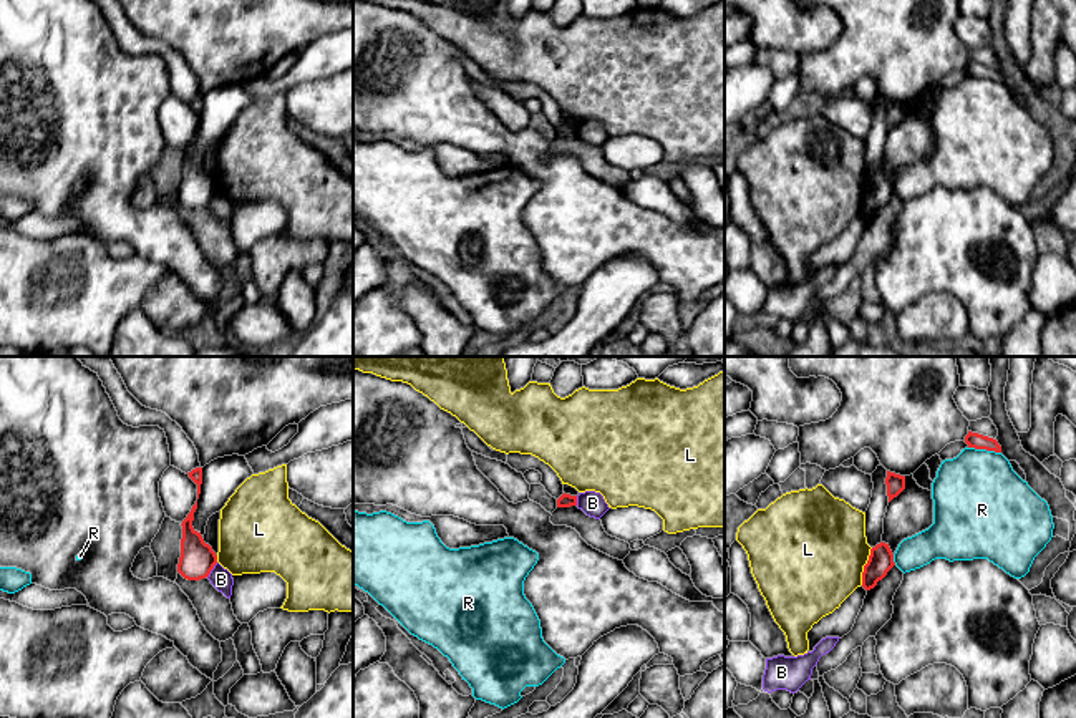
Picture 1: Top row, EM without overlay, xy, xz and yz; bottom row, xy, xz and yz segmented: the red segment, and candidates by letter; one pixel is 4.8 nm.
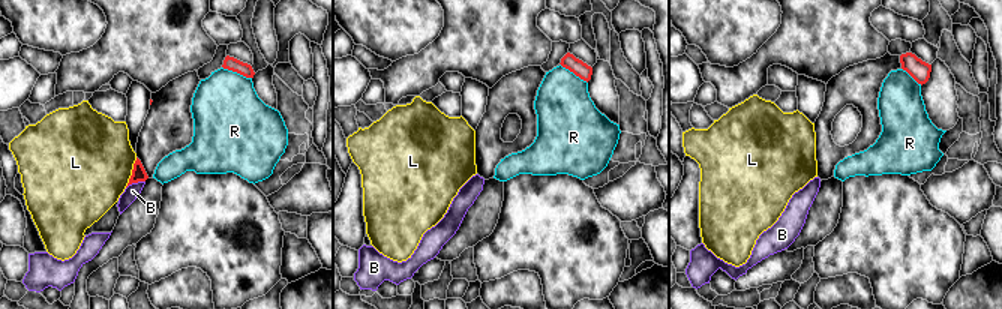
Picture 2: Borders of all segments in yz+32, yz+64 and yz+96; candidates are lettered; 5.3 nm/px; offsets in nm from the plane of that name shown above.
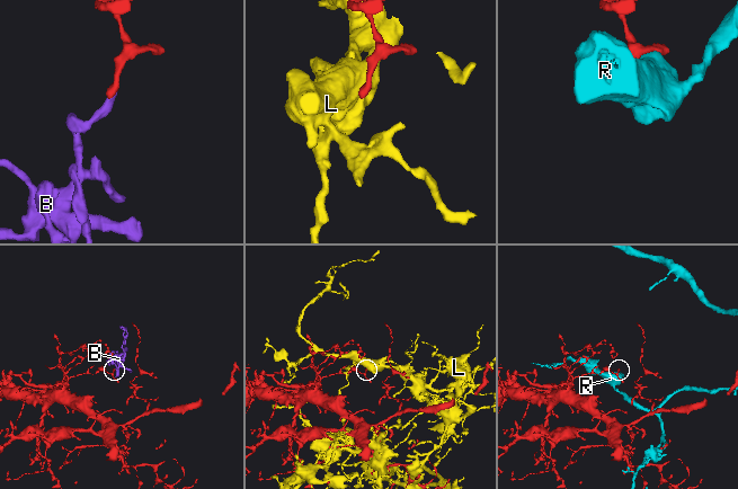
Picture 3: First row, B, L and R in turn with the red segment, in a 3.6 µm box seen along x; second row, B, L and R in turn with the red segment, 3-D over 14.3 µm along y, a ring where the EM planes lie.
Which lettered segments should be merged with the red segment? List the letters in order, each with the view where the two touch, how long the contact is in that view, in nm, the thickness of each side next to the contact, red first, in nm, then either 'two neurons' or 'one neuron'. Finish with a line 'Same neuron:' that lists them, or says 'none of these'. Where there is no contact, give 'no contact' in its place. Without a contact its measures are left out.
B: meets red in xy; contact 90 nm long; 170 nm thick on the red side, 100 nm on the other; two neurons
L: meets red in yz; contact 190 nm long; 120 nm thick on the red side, 500 nm on the other; two neurons
R: meets red in yz; contact 160 nm long; 80 nm thick on the red side, 440 nm on the other; two neurons
Same neuron: none of these

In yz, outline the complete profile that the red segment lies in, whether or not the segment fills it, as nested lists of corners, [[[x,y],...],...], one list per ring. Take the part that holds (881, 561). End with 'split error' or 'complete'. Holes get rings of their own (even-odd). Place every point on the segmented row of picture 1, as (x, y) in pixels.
[[[880,542],[870,549],[870,555],[862,572],[862,587],[870,590],[882,580],[887,572],[895,565],[894,554],[889,544]]]; complete

